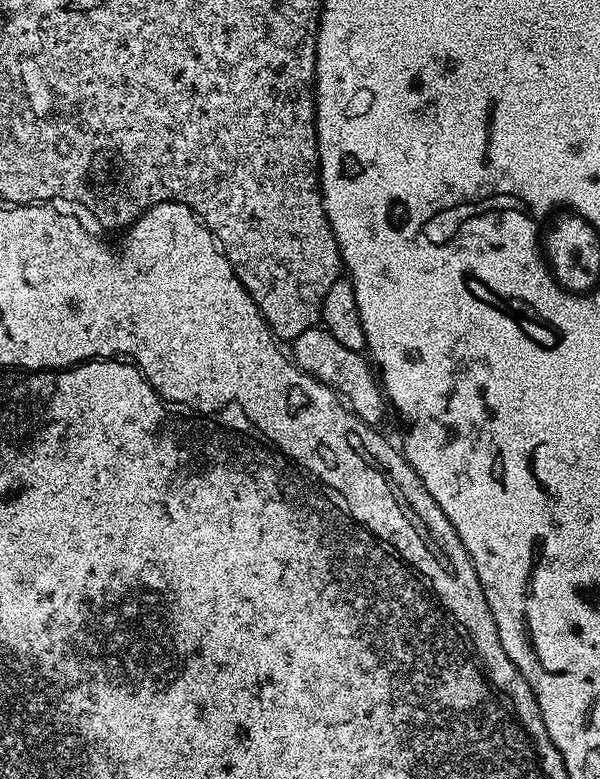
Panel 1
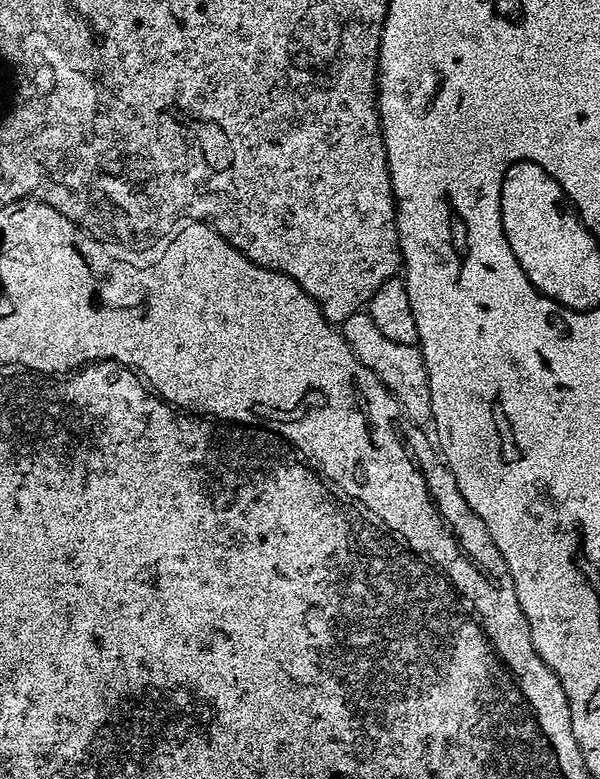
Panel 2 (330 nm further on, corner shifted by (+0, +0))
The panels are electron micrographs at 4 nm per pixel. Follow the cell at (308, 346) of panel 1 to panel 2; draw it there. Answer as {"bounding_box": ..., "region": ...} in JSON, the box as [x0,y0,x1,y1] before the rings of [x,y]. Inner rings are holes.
{"bounding_box":[342,310,432,425],"region":[[[361,310],[350,314],[342,325],[344,340],[350,346],[350,350],[372,373],[386,386],[388,393],[400,404],[400,410],[409,425],[428,424],[432,418],[430,406],[430,382],[426,378],[426,366],[424,359],[416,344],[403,344],[393,342],[386,338],[378,326],[374,326],[374,318],[370,318],[367,310]]]}

